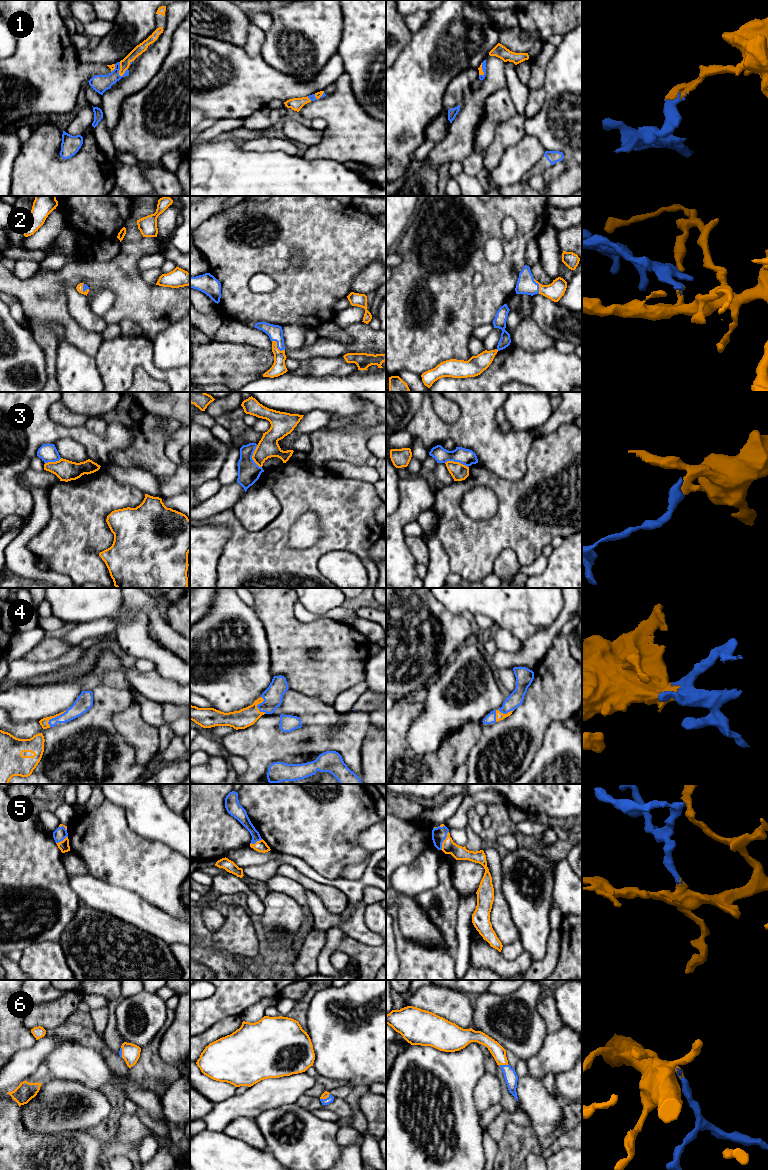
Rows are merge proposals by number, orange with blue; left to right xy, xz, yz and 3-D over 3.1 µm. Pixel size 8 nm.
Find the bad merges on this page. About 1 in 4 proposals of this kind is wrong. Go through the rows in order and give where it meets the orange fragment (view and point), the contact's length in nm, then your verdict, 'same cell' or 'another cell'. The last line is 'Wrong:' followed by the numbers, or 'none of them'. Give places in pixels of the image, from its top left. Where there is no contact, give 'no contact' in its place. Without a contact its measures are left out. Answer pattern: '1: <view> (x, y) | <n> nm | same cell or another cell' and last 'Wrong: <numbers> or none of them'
1: xy (119, 70) | 120 nm | same cell
2: xz (276, 346) | 130 nm | same cell
3: xz (252, 457) | 190 nm | another cell
4: xy (54, 717) | 190 nm | same cell
5: yz (444, 840) | 170 nm | same cell
6: yz (503, 1064) | 80 nm | same cell
Wrong: 3

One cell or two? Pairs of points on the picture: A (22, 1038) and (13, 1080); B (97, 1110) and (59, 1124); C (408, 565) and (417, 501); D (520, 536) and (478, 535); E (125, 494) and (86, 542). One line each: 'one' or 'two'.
A: two
B: one
C: one
D: one
E: one

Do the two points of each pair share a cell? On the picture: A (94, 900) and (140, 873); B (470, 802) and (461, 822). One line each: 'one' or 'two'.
A: two
B: one

